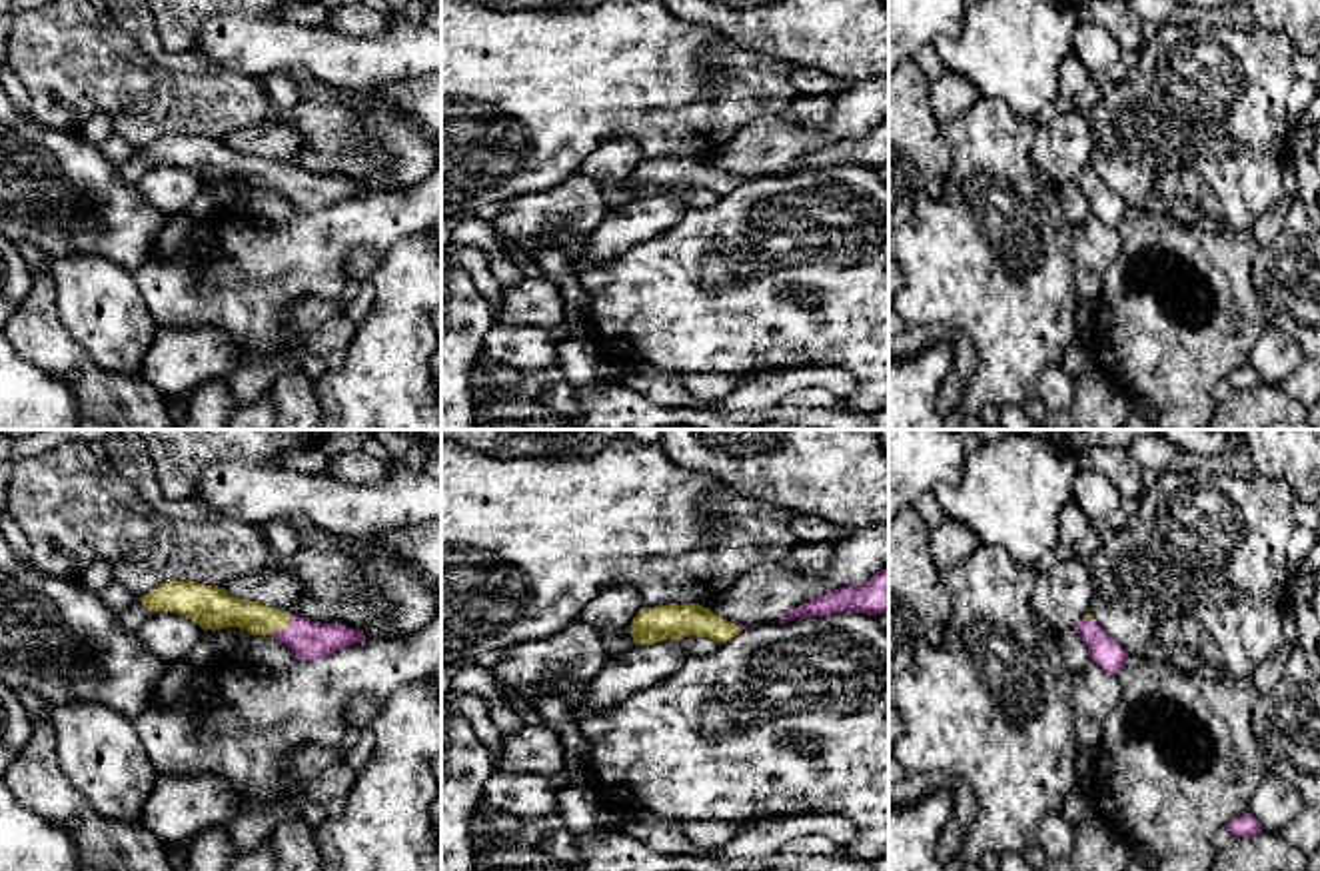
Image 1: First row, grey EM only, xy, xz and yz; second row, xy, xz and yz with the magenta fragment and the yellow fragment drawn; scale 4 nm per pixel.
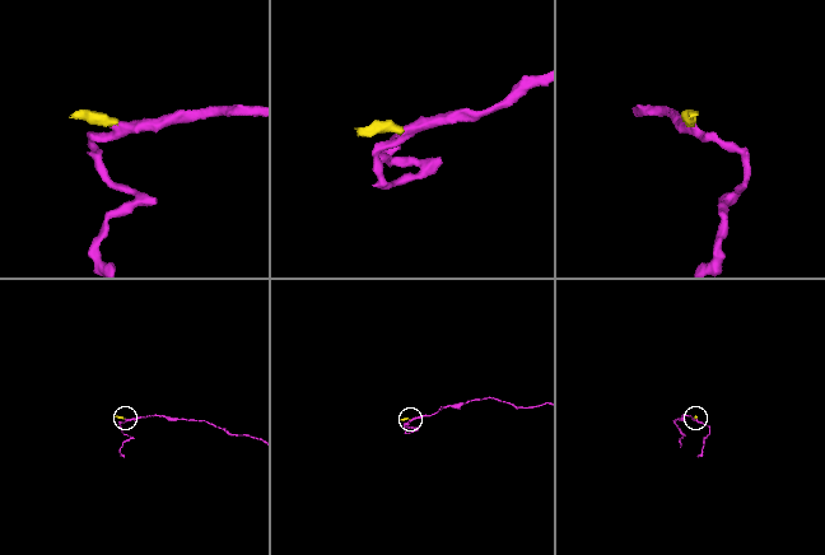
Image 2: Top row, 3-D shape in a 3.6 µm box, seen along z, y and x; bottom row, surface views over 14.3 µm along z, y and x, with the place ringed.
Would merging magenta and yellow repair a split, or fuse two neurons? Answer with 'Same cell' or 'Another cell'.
Same cell

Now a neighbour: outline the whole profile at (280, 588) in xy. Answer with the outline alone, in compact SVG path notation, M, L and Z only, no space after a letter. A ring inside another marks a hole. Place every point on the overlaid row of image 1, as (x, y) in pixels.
M284 563L276 569L262 569L238 577L226 583L224 589L234 597L294 613L302 595L302 585L300 575Z

